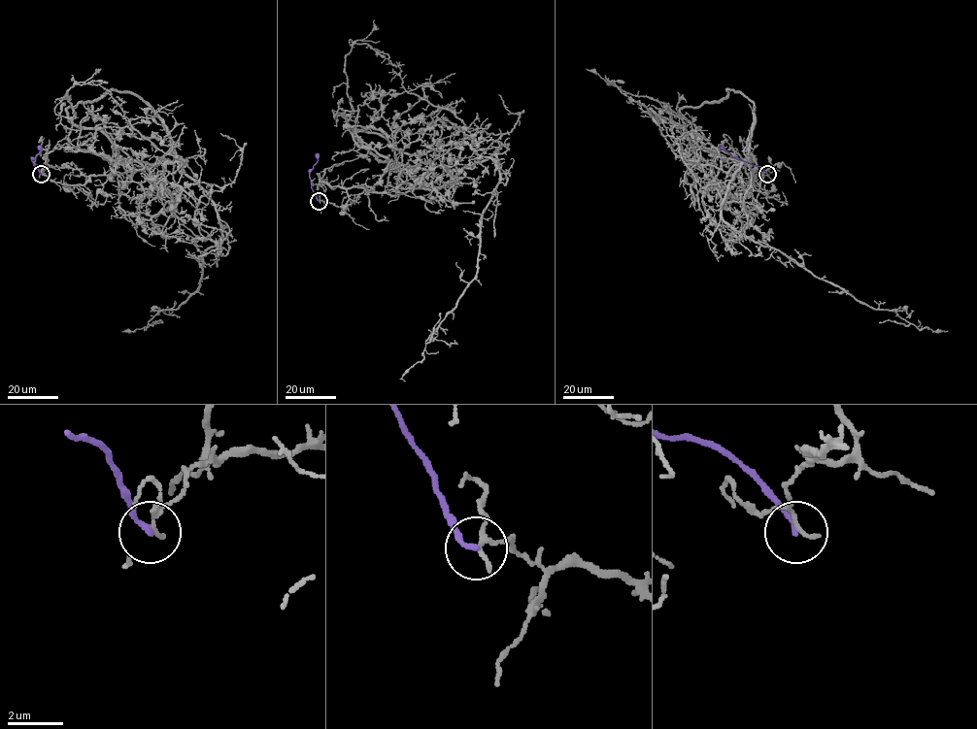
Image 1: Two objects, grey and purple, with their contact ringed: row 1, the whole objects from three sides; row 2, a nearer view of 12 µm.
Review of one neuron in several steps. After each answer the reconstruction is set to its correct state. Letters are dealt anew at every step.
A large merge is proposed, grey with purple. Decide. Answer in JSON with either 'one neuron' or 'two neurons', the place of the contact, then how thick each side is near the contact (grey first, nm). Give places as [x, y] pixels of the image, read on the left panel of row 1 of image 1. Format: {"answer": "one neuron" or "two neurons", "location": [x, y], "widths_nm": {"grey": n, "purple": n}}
{"answer": "two neurons", "location": [41, 174], "widths_nm": {"grey": 140, "purple": 200}}

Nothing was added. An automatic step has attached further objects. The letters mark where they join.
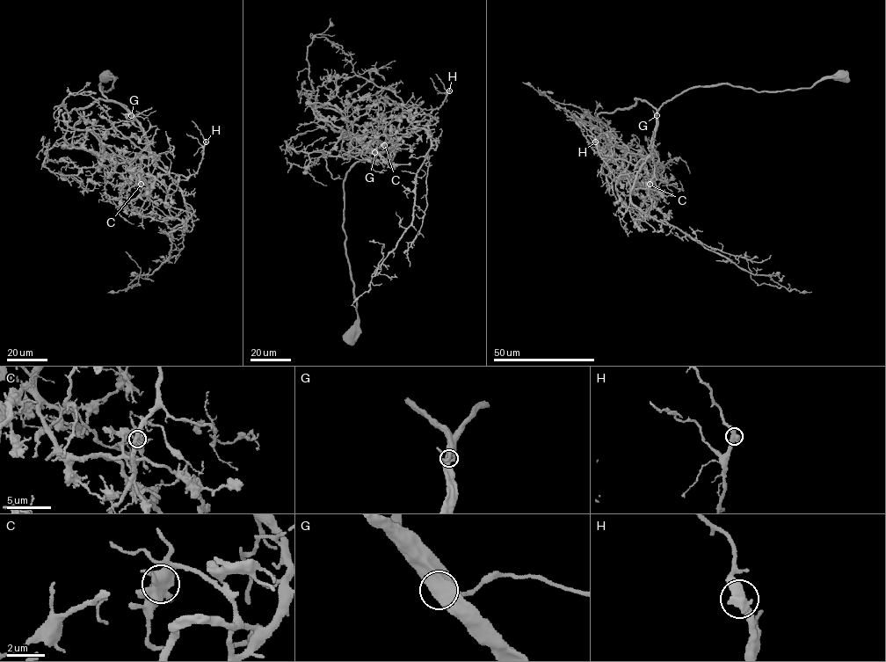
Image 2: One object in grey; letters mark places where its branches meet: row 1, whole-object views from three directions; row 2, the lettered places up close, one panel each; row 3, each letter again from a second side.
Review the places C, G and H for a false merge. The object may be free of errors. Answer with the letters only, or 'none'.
none

